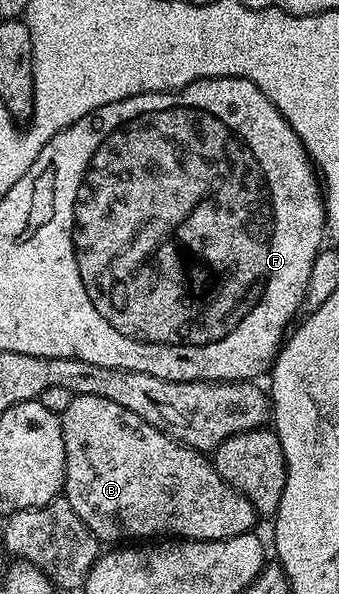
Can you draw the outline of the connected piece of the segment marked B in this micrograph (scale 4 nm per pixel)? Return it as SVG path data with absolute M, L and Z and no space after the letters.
M74 396L61 421L65 440L63 494L73 512L81 516L100 543L123 544L128 540L155 540L160 536L208 542L249 534L256 529L253 504L215 471L206 453L180 446L165 432L157 432L153 424L145 424L141 416L121 408L121 404L113 404L113 400L104 400L102 396Z

